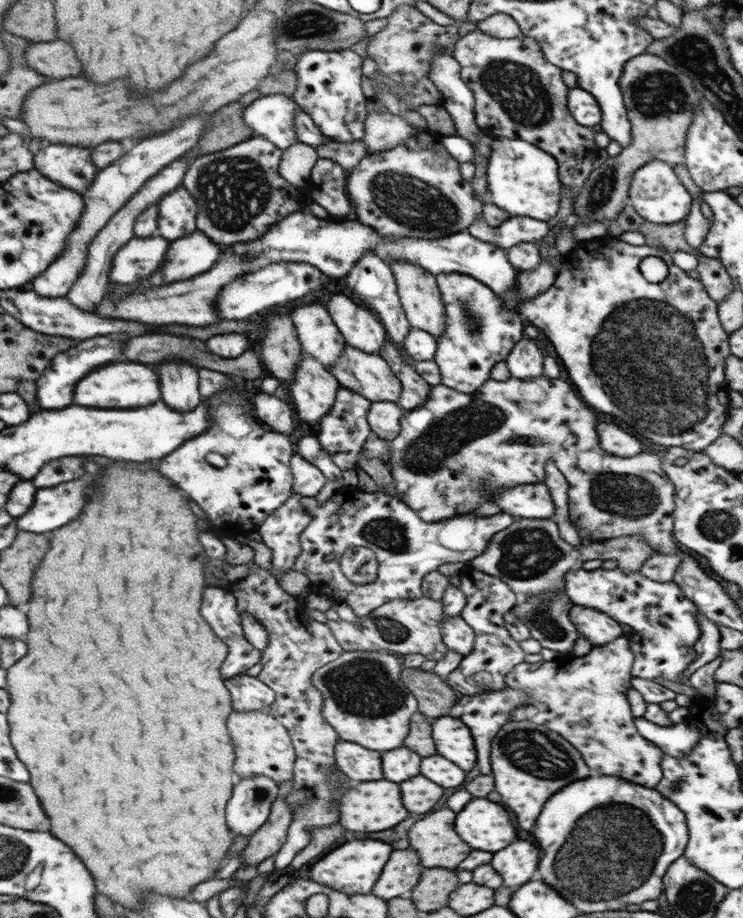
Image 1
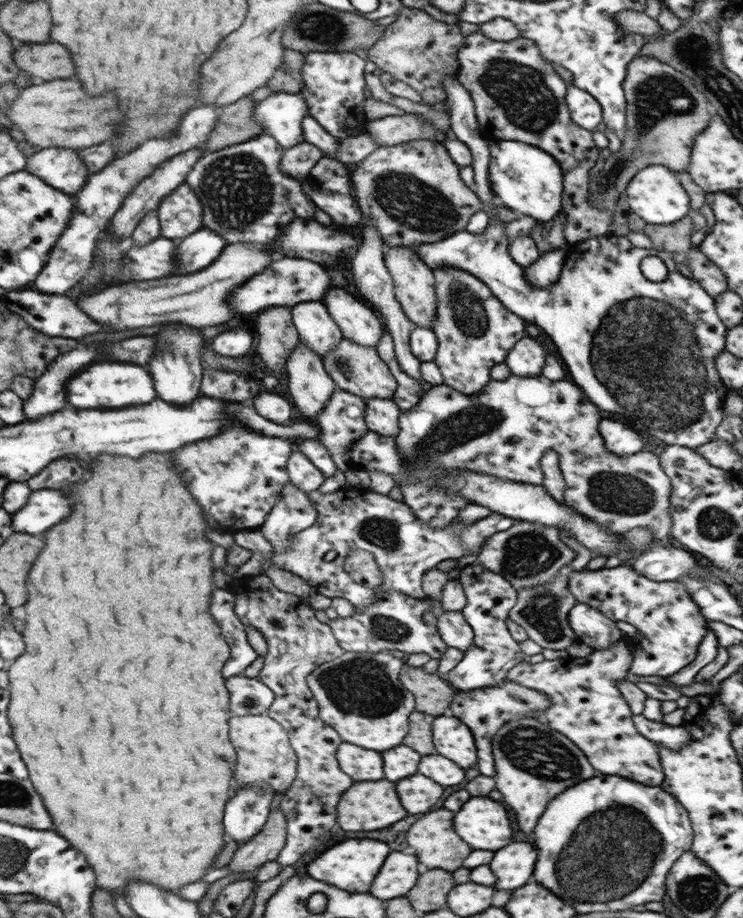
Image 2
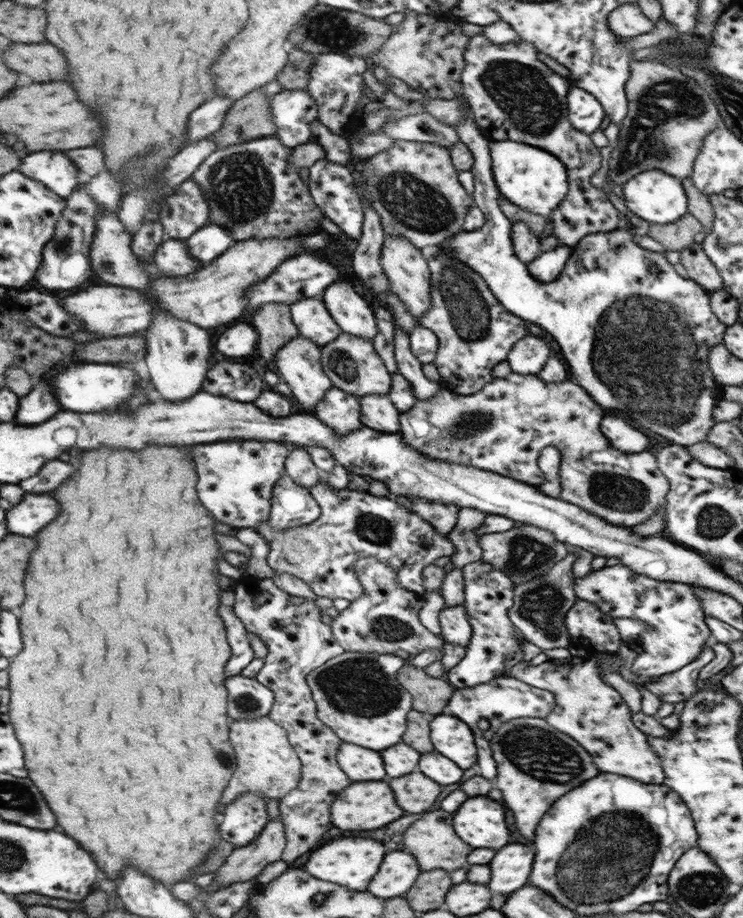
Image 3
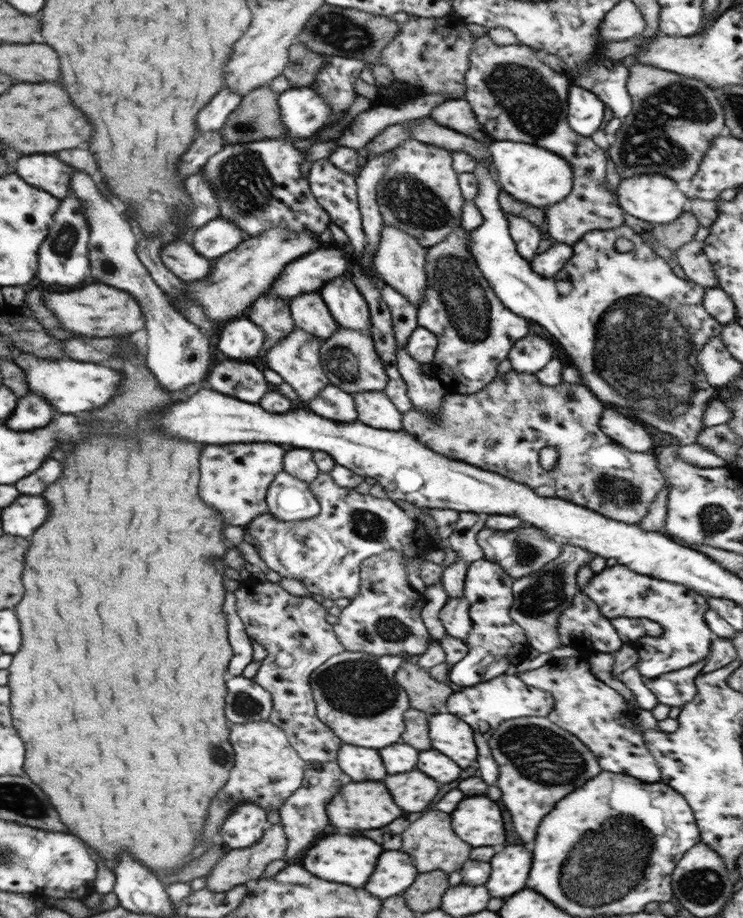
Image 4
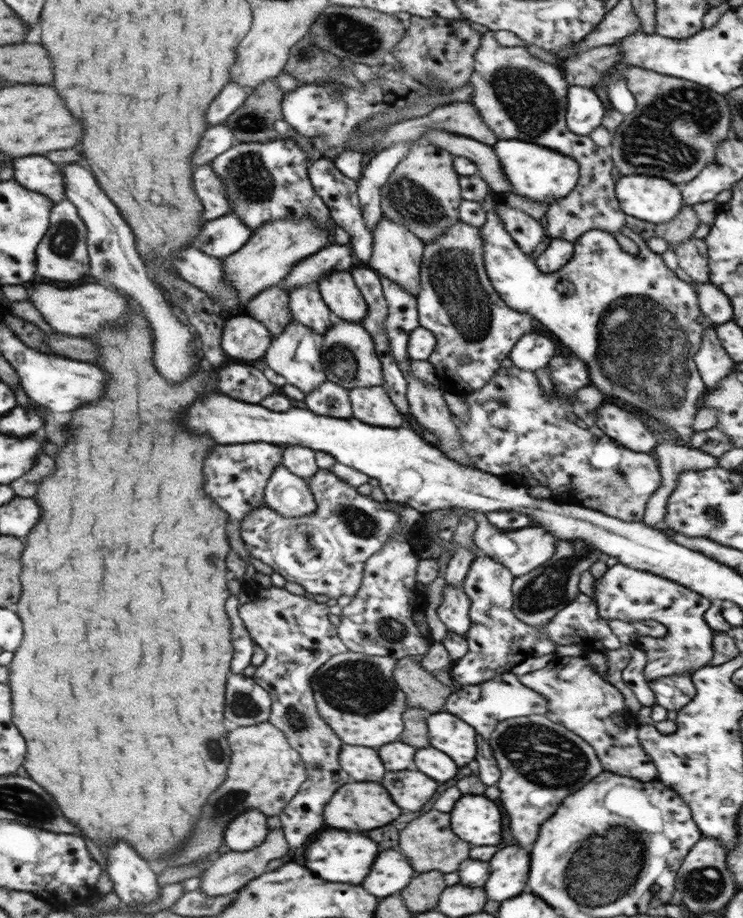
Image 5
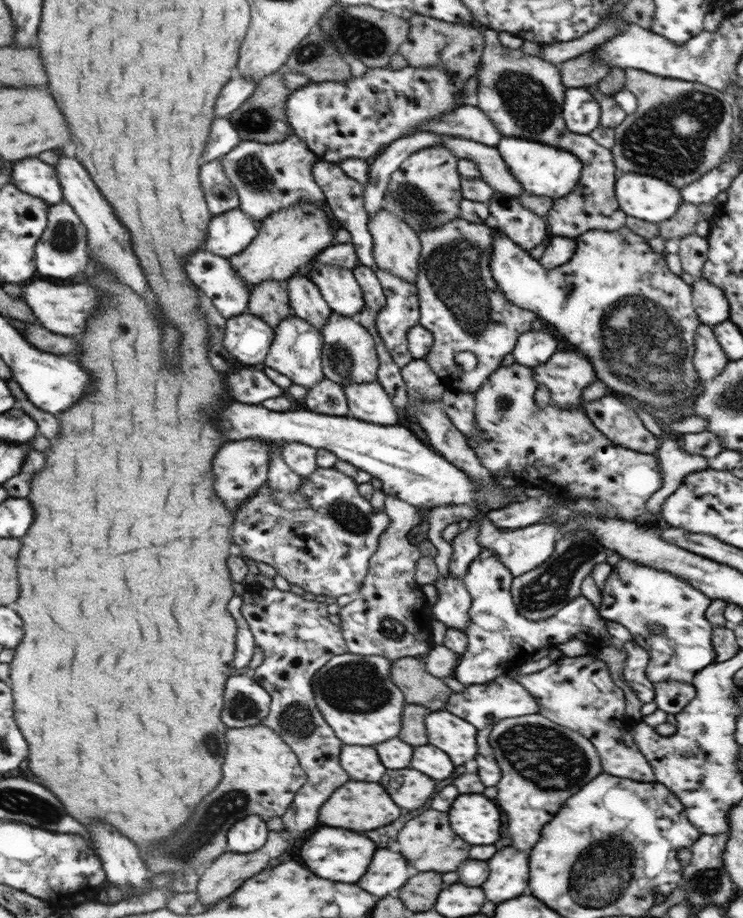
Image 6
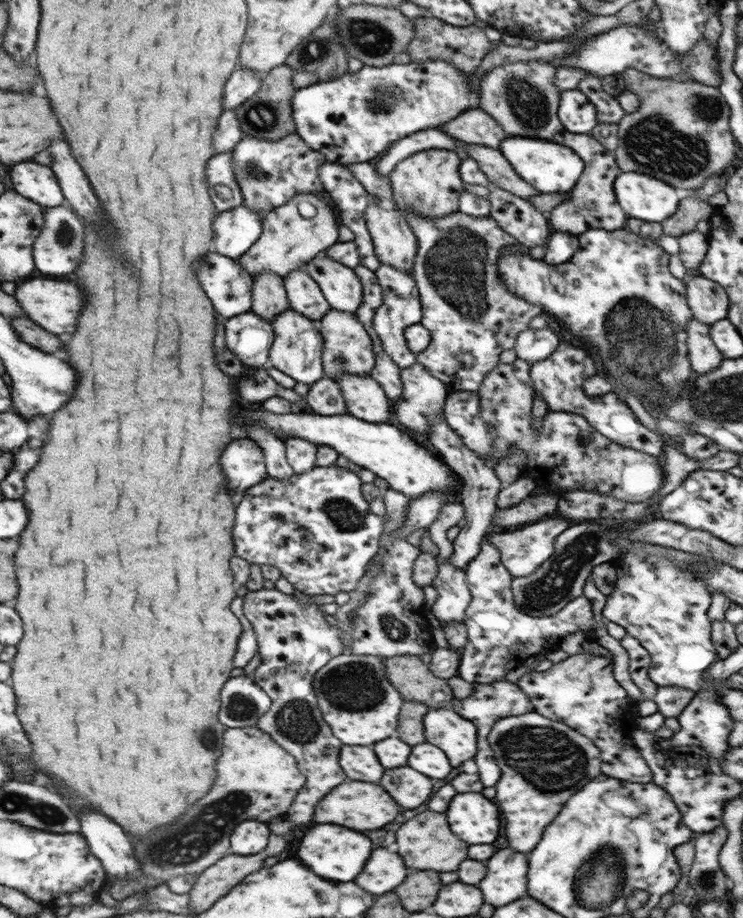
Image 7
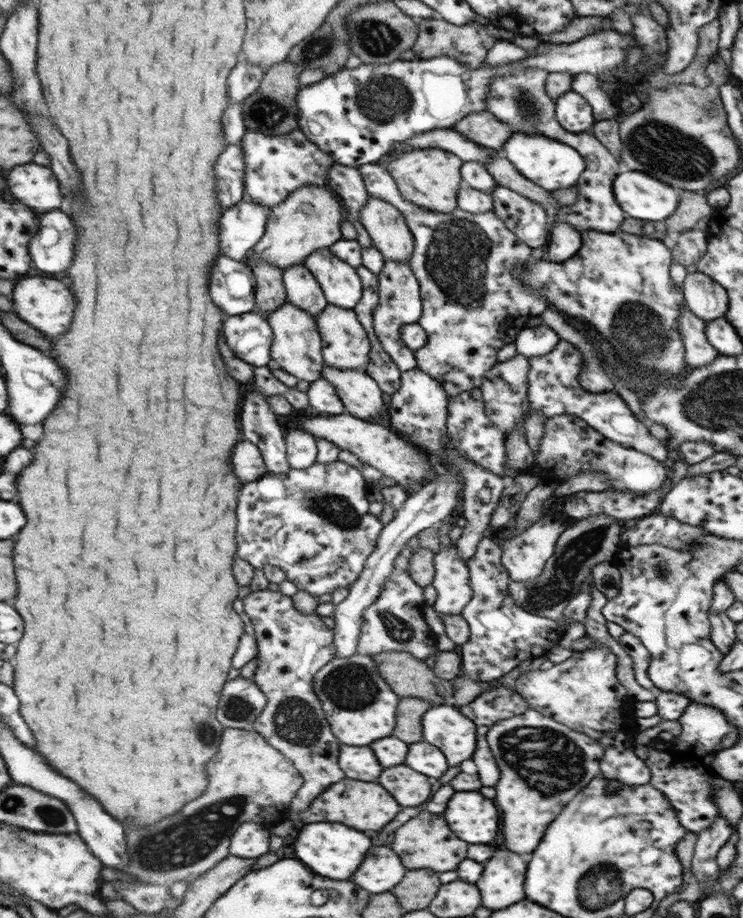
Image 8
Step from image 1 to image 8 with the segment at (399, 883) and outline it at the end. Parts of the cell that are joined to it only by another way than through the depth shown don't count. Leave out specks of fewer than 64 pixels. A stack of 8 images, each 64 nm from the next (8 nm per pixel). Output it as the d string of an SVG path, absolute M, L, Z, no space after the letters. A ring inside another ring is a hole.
M371 846L361 866L353 872L353 876L349 876L349 880L371 894L377 894L393 888L403 878L403 872L405 868L389 848Z

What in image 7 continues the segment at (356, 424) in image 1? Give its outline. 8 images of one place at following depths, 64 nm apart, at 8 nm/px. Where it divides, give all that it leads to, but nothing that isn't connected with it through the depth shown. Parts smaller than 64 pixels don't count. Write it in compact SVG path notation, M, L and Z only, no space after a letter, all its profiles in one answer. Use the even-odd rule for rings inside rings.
M327 376L309 385L304 399L317 415L334 416L347 412L338 385Z

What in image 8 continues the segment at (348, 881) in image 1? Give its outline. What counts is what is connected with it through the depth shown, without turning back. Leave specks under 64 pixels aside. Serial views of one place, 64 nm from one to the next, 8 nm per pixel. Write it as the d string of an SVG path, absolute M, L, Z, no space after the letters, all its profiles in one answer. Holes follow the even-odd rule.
M315 822L315 824L303 825L301 832L297 834L297 838L293 842L293 854L313 874L333 878L333 880L345 880L361 864L369 846L371 846L369 838L353 828L347 828L347 826L335 824L335 822Z

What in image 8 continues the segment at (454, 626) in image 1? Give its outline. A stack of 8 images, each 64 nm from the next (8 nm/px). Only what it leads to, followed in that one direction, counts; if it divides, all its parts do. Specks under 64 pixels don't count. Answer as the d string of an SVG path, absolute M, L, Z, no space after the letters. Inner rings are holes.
M451 542L449 545L441 545L439 552L433 555L434 577L431 586L436 590L435 602L433 602L433 610L437 616L441 615L459 615L461 609L467 604L471 598L473 591L469 586L469 571L467 570L466 561L463 561L457 555L457 549Z

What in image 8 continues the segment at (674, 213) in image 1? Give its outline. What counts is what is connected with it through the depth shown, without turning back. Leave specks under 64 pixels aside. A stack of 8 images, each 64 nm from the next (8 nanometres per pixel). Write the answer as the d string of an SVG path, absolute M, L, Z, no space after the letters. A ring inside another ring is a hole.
M624 169L613 179L613 196L627 217L649 223L665 220L678 203L678 194L664 182Z

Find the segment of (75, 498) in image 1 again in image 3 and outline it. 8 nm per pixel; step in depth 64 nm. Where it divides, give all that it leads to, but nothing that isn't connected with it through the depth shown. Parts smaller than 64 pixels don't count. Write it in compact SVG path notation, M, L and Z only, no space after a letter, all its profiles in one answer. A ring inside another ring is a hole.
M43 493L24 494L19 504L6 512L9 533L33 536L39 528L49 524L57 514L57 504Z

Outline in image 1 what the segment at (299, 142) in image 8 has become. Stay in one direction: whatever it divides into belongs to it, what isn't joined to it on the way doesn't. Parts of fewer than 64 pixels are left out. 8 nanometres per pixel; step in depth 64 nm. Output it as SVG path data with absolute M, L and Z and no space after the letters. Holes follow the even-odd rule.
M251 136L225 150L193 158L181 178L180 186L185 188L190 198L195 201L196 230L204 232L222 246L230 246L255 240L285 216L297 210L303 212L305 205L301 203L302 189L279 176L278 164L281 154L282 151L269 140Z

